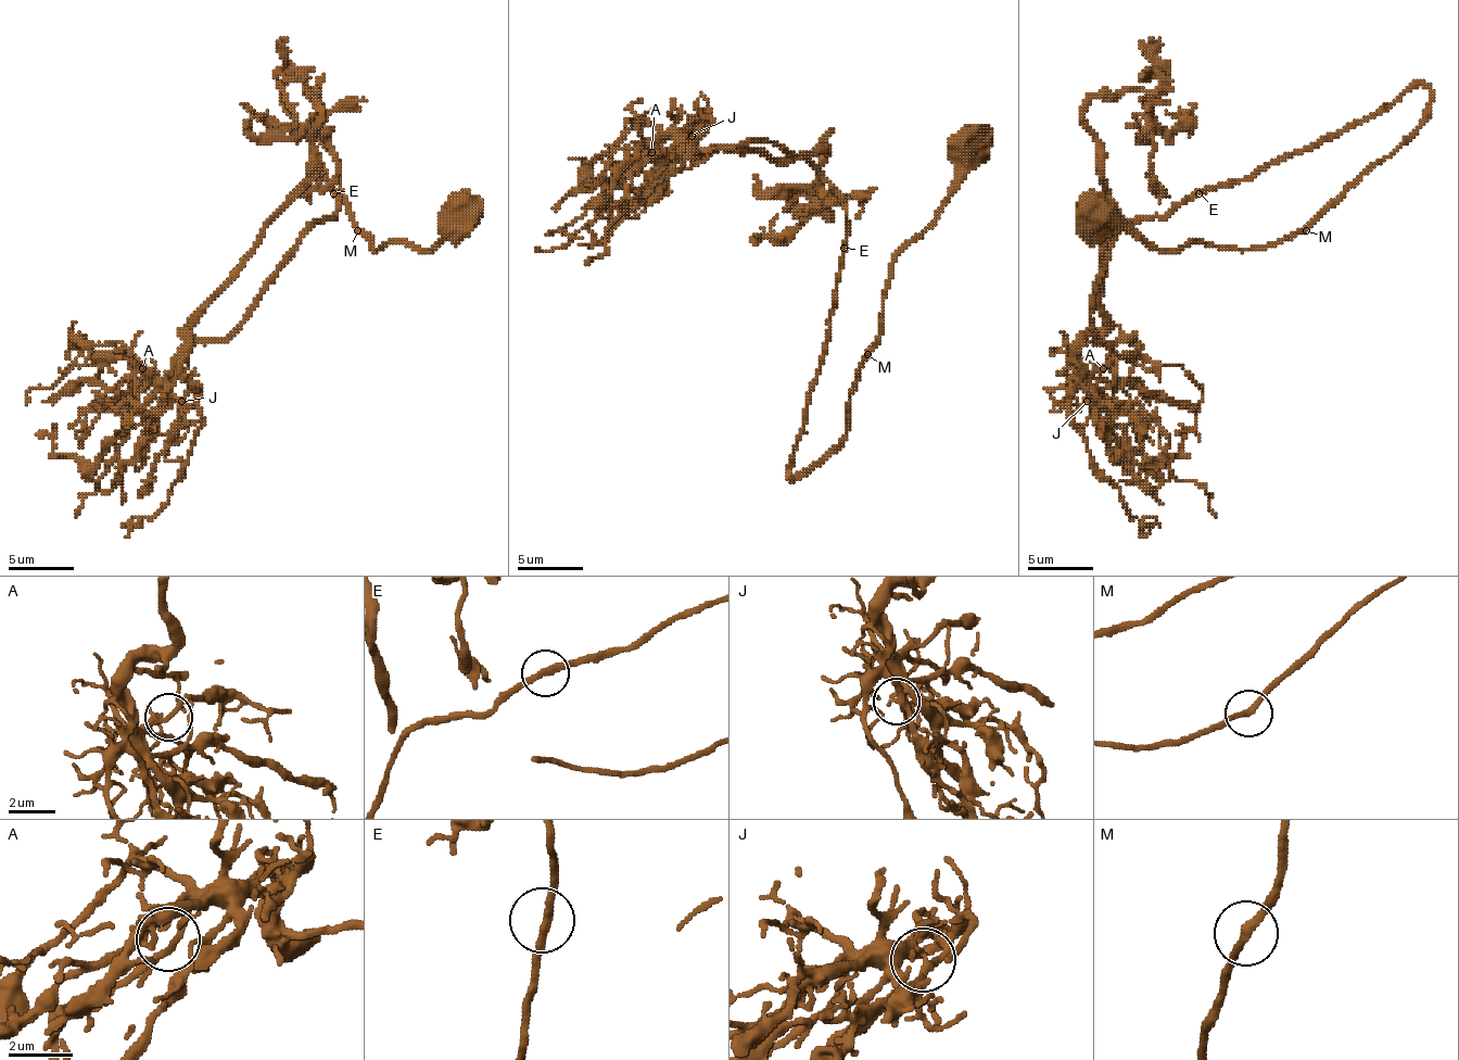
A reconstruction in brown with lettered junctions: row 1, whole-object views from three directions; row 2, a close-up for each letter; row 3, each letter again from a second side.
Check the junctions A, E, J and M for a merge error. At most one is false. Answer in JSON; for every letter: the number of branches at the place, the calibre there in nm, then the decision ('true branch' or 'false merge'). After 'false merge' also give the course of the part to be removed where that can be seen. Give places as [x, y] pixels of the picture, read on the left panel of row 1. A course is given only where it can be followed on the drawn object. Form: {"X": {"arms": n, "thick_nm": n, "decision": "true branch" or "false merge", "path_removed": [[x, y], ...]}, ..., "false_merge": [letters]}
{"A": {"arms": 2, "thick_nm": 190, "decision": "true branch"}, "E": {"arms": 2, "thick_nm": 260, "decision": "true branch"}, "J": {"arms": 2, "thick_nm": 240, "decision": "true branch"}, "M": {"arms": 2, "thick_nm": 240, "decision": "false merge", "path_removed": [[356, 229], [377, 250], [409, 242], [429, 250], [453, 226], [462, 226], [479, 210]]}, "false_merge": ["M"]}

